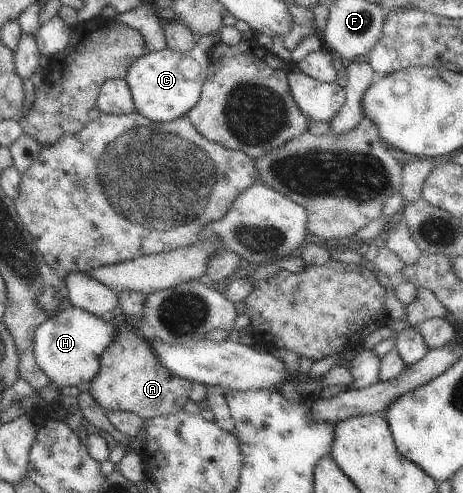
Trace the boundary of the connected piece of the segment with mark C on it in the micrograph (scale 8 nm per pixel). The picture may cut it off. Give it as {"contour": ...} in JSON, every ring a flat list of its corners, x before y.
{"contour":[[213,33,202,37,194,51,181,53,169,48,149,52,131,65,126,80,133,97,135,112,148,120,168,122,184,116,199,101,209,69,211,48,220,42,220,35]]}

